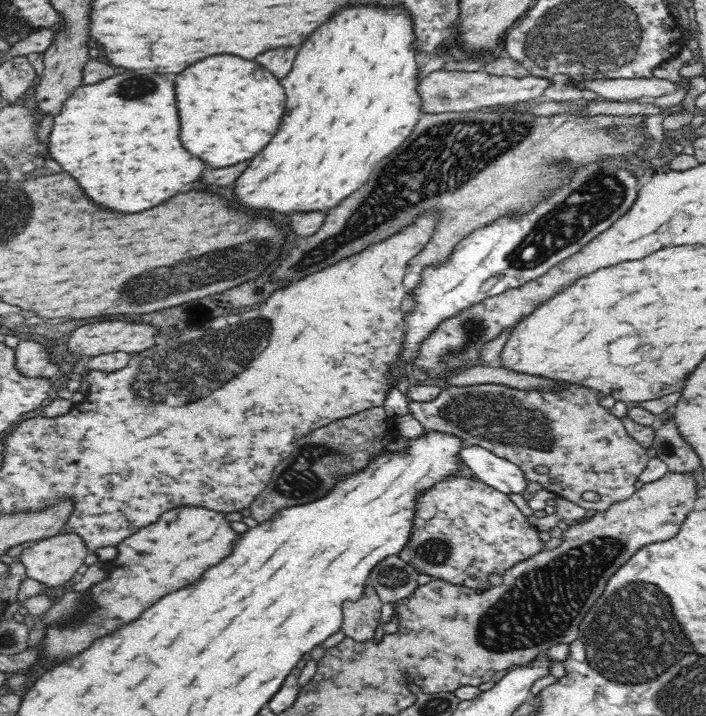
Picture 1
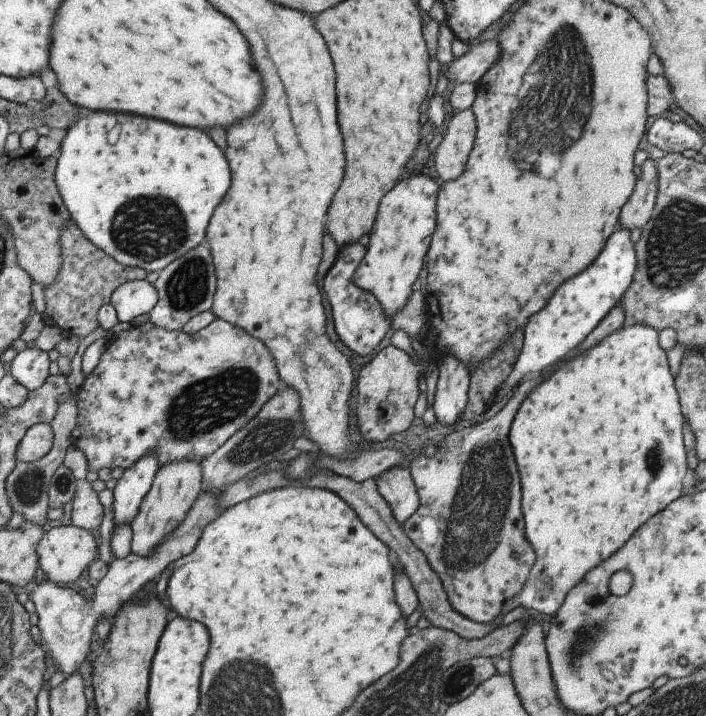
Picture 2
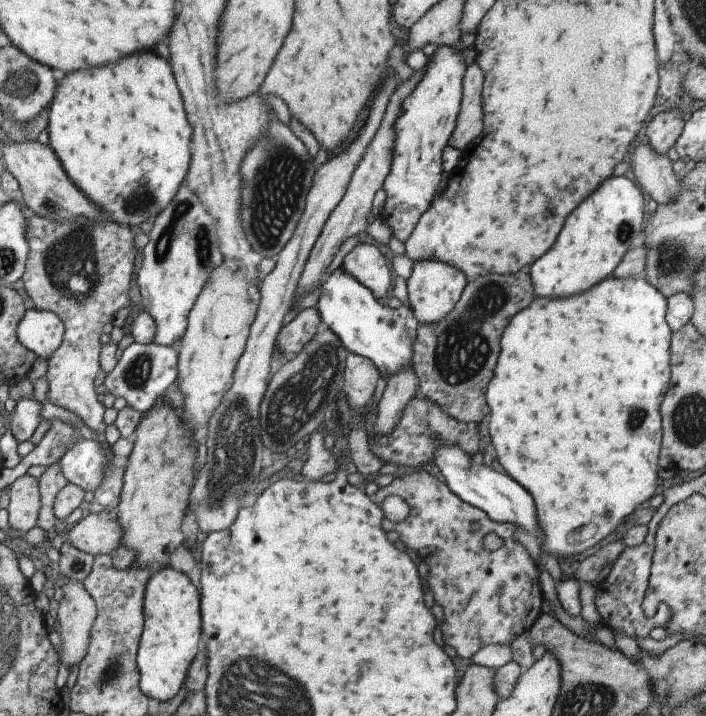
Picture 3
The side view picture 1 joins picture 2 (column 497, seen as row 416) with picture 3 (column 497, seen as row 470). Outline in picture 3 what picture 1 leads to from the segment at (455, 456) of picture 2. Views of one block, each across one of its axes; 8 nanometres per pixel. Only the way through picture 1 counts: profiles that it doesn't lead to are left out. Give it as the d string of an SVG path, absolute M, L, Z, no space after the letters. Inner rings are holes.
M407 468L401 470L400 476L388 486L379 488L377 493L371 494L371 500L380 506L388 496L400 496L410 507L410 514L402 522L391 522L388 518L382 520L382 526L386 532L398 533L400 541L406 548L421 554L429 570L430 588L436 596L436 602L444 610L443 620L440 623L442 640L456 649L458 656L472 658L479 649L489 644L512 644L520 634L529 631L532 624L542 614L543 590L539 582L539 568L528 550L514 539L514 533L518 526L510 522L496 522L488 516L463 502L442 480L442 476L433 469ZM477 524L478 529L473 530L471 525ZM494 532L502 538L502 546L497 550L484 548L484 536Z

